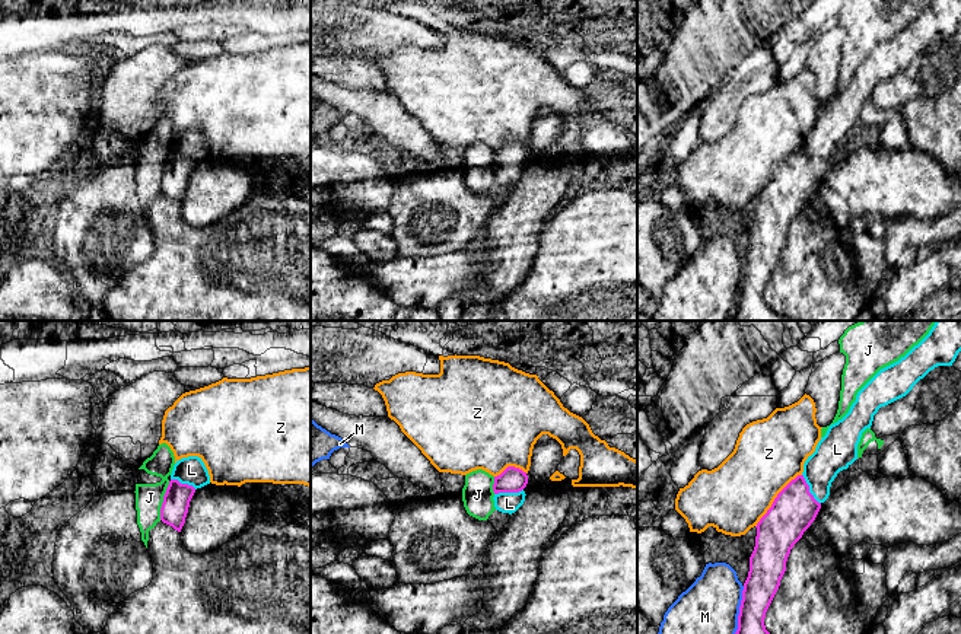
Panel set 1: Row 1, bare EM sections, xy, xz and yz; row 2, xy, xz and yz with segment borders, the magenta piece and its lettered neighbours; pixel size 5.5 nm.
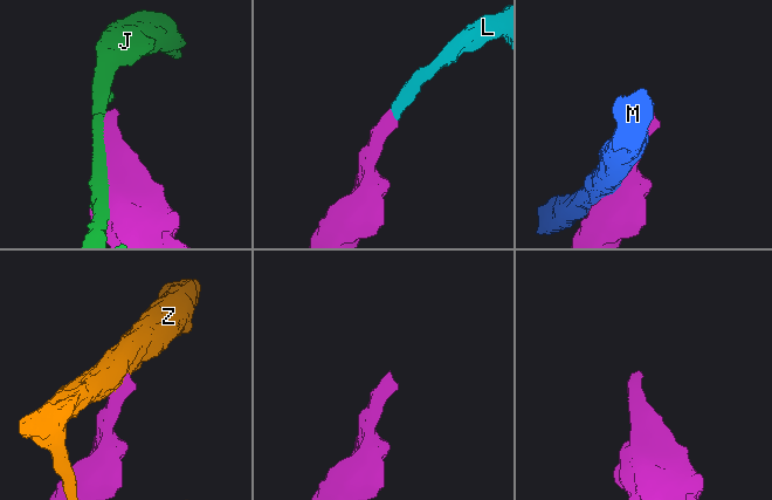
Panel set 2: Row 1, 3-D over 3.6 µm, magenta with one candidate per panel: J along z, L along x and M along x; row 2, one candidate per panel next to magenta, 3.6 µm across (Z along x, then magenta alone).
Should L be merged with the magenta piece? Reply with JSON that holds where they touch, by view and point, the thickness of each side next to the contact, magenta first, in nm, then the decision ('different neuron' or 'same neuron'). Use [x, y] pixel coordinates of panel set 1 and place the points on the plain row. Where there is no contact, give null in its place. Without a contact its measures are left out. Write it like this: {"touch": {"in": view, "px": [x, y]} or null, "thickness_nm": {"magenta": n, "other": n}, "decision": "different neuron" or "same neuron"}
{"touch": {"in": "yz", "px": [808, 162]}, "thickness_nm": {"magenta": 240, "other": 220}, "decision": "same neuron"}

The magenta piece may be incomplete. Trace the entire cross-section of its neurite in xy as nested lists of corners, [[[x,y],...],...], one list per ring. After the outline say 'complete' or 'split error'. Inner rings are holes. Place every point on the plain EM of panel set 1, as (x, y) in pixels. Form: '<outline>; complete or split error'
[[[188,130],[176,134],[163,169],[160,194],[181,206],[195,163],[207,157],[210,149],[201,131]]]; split error

